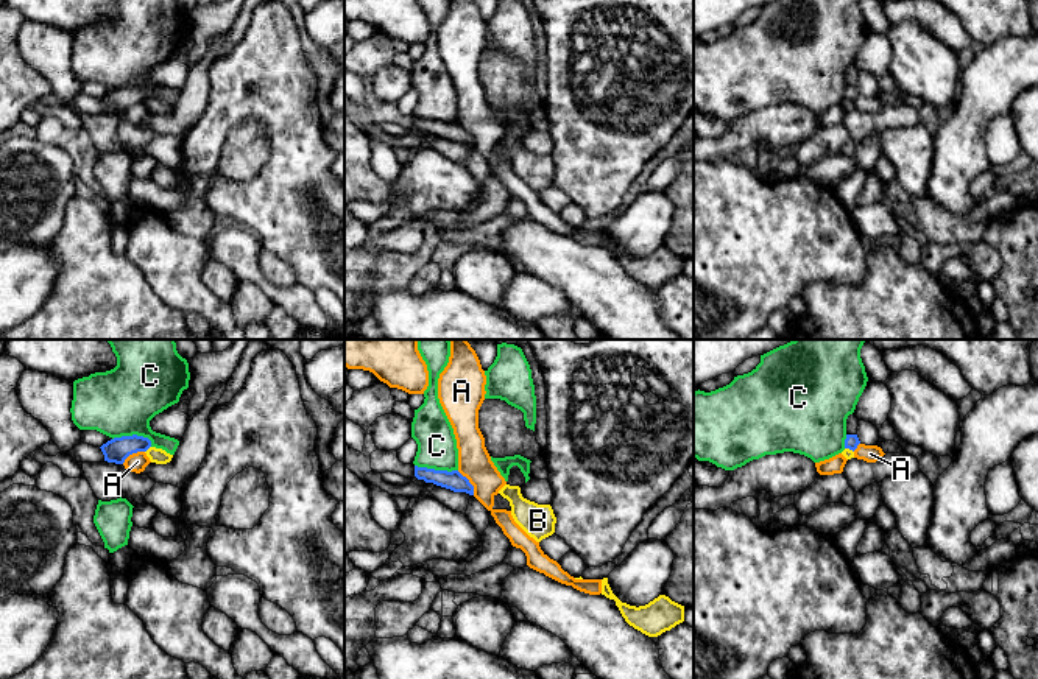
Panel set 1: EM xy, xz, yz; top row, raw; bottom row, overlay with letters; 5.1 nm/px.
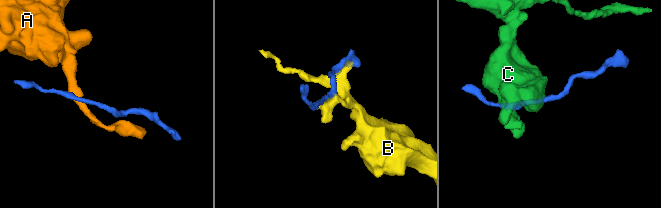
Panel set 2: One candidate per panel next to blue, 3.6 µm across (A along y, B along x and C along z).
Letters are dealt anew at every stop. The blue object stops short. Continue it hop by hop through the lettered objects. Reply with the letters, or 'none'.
none

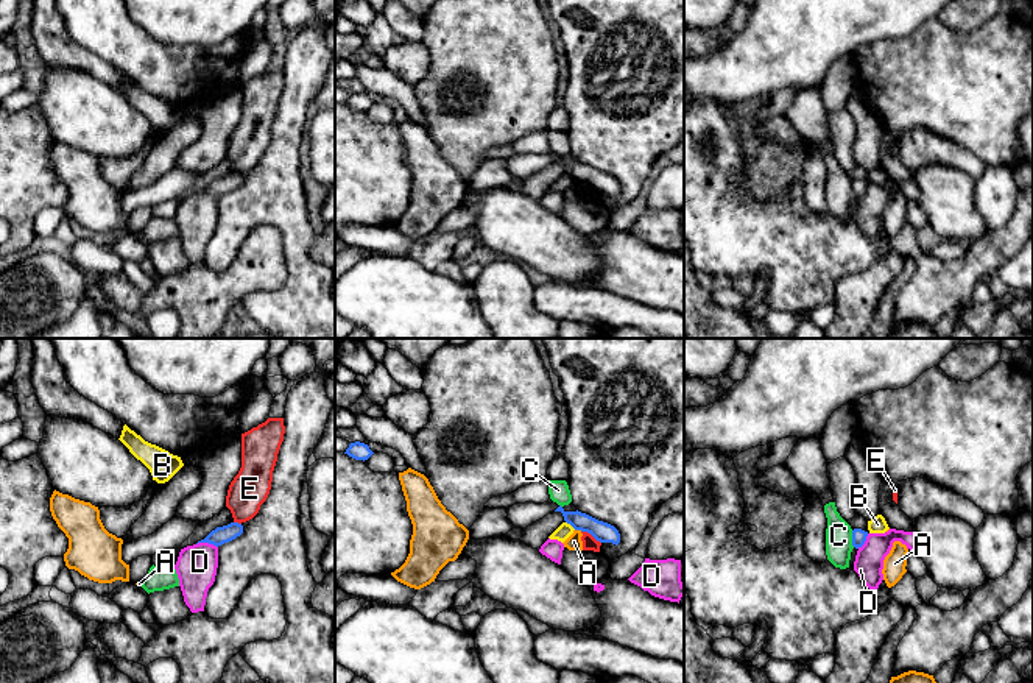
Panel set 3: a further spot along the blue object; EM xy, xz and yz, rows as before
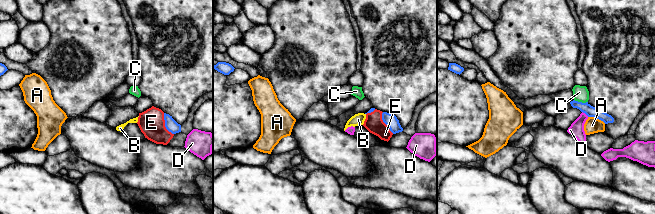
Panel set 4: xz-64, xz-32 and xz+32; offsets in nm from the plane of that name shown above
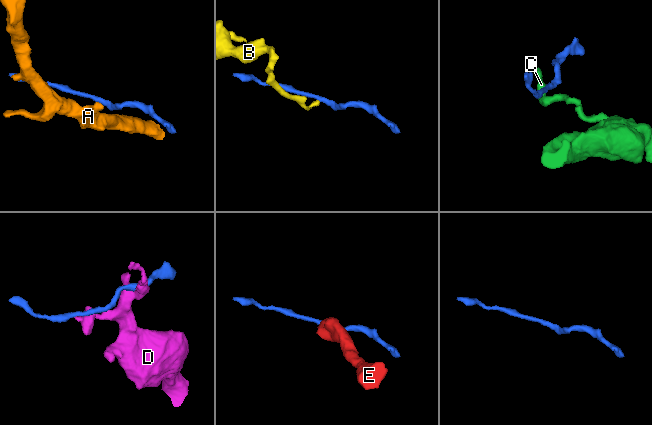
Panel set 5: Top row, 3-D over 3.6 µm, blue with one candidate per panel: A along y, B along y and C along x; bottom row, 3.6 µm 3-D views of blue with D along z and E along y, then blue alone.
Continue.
none

